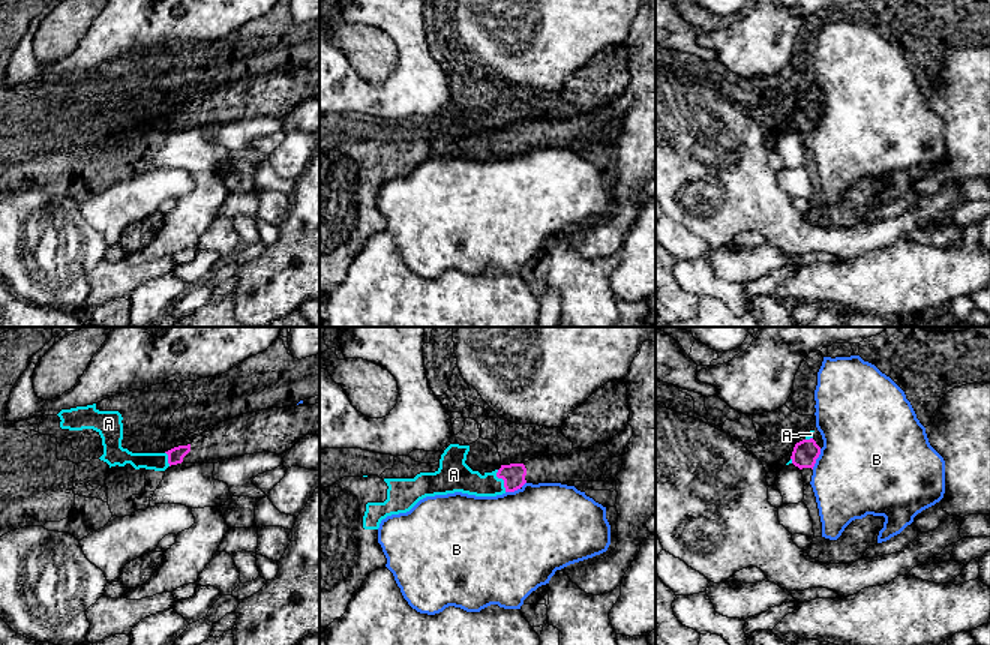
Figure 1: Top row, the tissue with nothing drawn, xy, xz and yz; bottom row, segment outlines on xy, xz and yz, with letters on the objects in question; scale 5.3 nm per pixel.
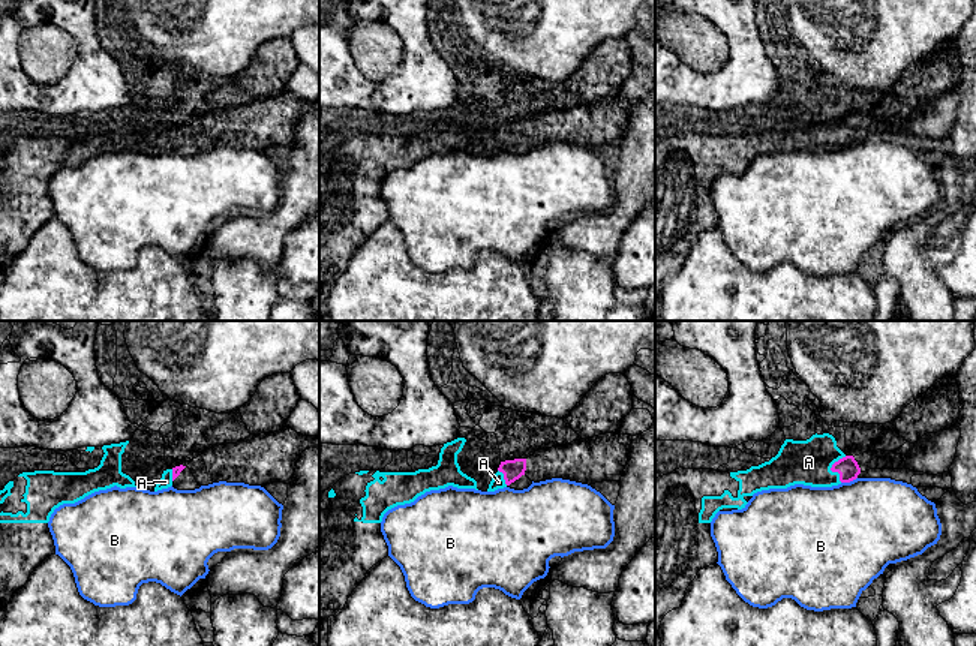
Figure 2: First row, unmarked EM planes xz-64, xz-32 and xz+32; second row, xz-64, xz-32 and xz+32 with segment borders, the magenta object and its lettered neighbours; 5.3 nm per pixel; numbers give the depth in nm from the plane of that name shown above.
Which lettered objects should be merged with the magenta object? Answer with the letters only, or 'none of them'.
A

